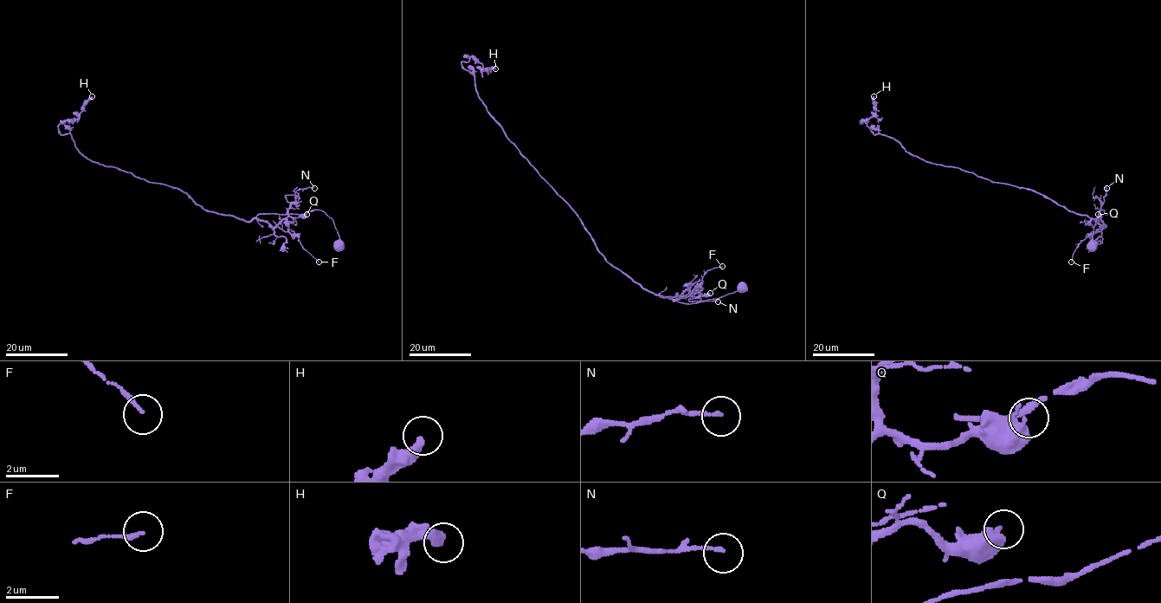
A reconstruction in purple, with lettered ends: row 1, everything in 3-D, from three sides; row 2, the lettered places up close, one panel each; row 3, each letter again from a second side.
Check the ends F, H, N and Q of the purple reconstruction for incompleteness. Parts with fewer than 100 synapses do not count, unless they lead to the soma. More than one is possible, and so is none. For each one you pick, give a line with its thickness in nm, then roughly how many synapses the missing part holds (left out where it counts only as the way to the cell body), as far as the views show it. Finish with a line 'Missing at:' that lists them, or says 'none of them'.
Missing at: none of them

